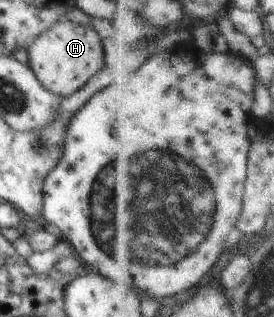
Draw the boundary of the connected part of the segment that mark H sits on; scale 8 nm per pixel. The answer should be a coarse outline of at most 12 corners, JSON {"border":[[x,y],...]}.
{"border":[[60,20],[26,48],[46,90],[70,96],[104,68],[103,31]]}

